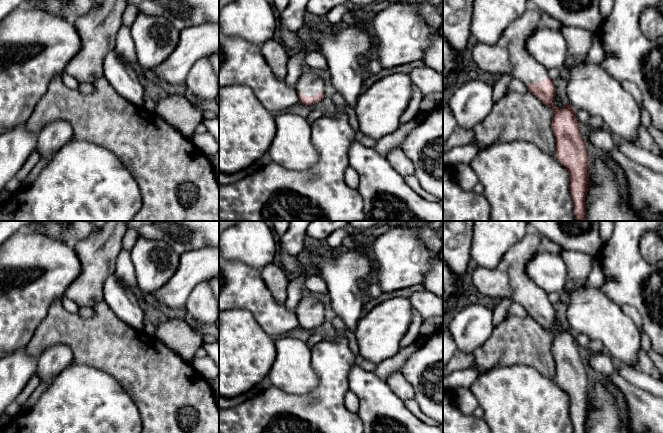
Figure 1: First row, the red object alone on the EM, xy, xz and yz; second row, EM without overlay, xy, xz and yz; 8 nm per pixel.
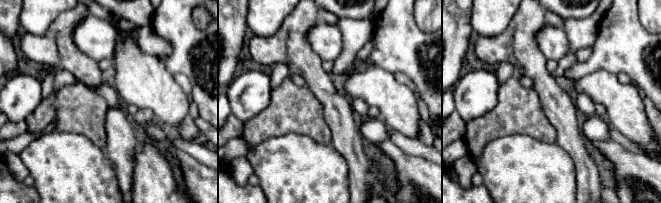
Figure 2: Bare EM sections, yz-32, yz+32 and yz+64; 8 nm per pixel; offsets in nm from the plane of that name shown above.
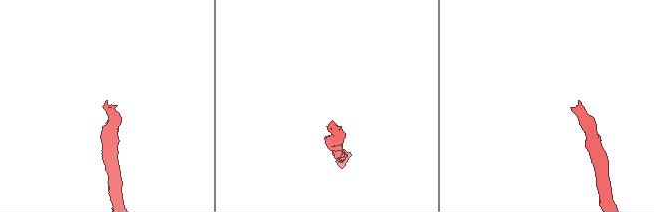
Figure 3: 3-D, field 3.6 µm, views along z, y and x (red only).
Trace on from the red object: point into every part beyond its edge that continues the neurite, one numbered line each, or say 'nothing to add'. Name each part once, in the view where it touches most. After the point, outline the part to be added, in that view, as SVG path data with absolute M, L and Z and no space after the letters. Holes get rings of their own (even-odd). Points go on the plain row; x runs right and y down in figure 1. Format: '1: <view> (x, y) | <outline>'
1: xz (309, 308) | M313 293L309 297L302 296L295 313L307 320L315 320L317 316L323 316L325 320L330 317L324 303L318 300Z

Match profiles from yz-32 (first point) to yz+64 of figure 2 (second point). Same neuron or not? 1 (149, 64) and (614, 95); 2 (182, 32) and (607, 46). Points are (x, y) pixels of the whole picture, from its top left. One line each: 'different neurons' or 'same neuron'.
1: same neuron
2: same neuron

